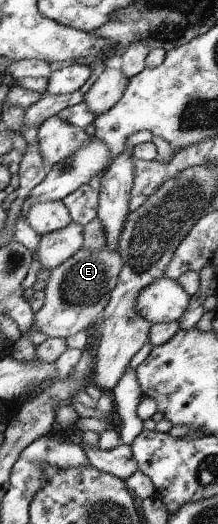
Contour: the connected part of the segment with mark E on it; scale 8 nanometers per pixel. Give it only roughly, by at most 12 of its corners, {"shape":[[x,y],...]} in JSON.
{"shape":[[80,248],[50,270],[34,328],[87,330],[101,316],[122,260]]}

